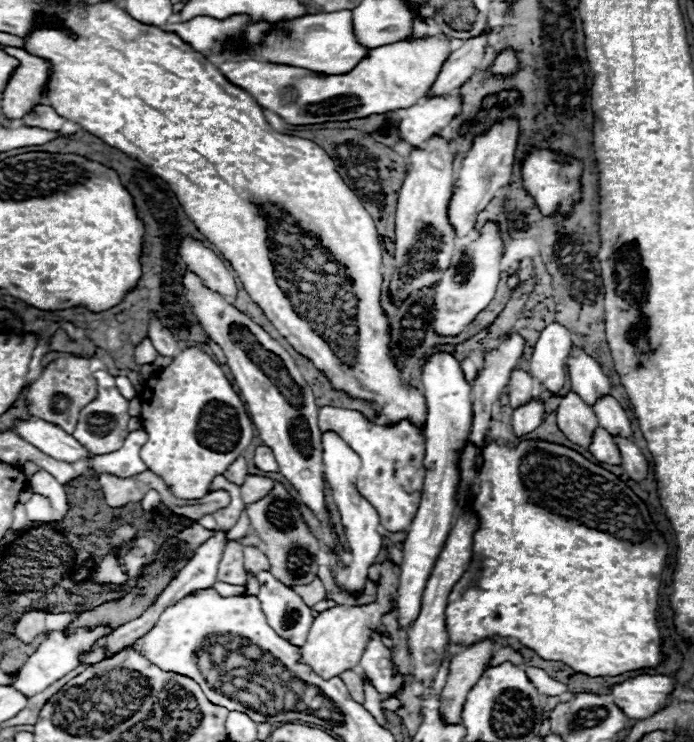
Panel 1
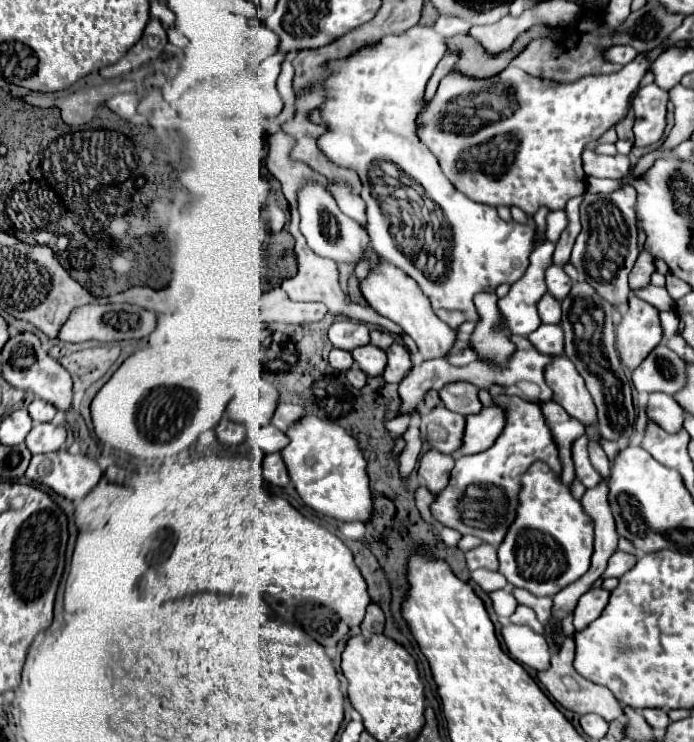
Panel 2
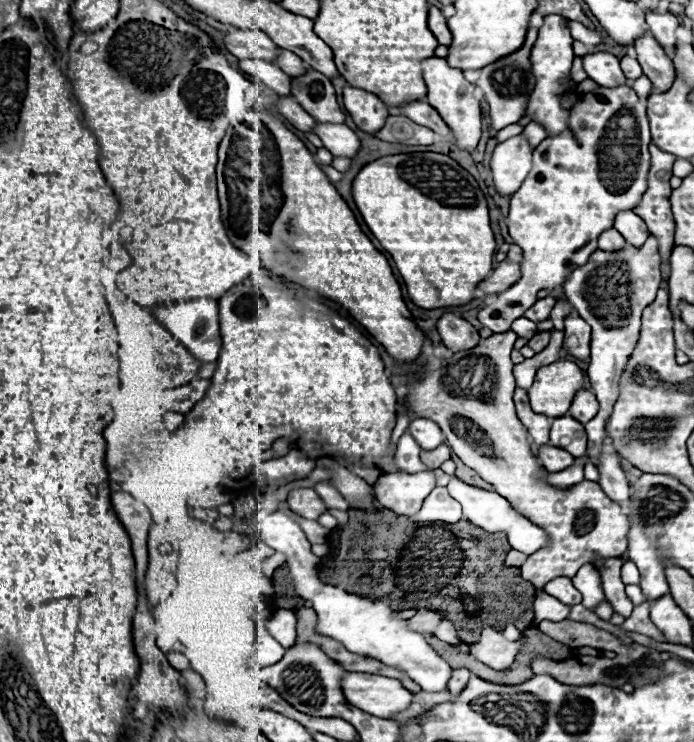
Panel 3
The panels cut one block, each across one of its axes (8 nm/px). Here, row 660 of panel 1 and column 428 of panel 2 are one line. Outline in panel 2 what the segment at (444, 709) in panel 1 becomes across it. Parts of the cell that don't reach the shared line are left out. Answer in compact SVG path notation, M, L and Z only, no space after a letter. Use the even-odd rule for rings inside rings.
M432 448L420 458L418 474L420 478L424 478L426 488L430 488L430 492L436 494L446 486L446 480L450 478L452 468L454 468L454 458Z

